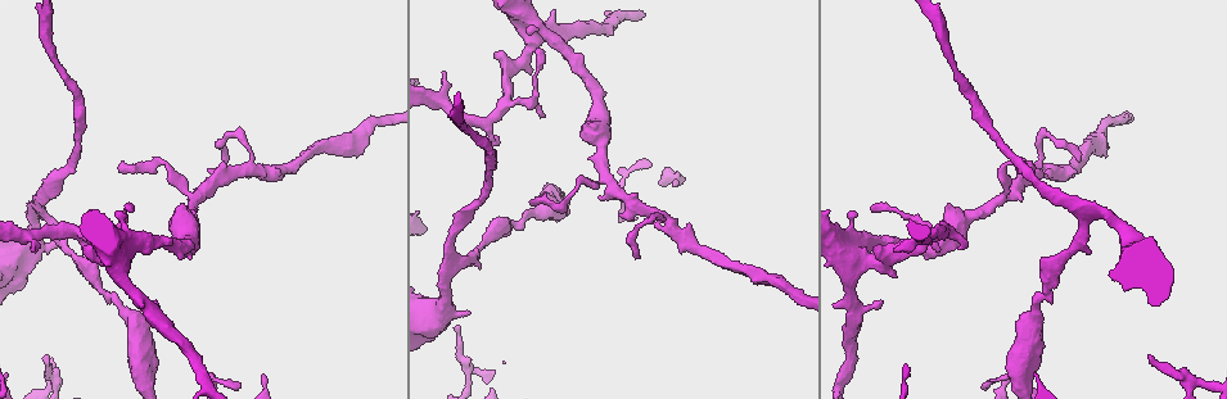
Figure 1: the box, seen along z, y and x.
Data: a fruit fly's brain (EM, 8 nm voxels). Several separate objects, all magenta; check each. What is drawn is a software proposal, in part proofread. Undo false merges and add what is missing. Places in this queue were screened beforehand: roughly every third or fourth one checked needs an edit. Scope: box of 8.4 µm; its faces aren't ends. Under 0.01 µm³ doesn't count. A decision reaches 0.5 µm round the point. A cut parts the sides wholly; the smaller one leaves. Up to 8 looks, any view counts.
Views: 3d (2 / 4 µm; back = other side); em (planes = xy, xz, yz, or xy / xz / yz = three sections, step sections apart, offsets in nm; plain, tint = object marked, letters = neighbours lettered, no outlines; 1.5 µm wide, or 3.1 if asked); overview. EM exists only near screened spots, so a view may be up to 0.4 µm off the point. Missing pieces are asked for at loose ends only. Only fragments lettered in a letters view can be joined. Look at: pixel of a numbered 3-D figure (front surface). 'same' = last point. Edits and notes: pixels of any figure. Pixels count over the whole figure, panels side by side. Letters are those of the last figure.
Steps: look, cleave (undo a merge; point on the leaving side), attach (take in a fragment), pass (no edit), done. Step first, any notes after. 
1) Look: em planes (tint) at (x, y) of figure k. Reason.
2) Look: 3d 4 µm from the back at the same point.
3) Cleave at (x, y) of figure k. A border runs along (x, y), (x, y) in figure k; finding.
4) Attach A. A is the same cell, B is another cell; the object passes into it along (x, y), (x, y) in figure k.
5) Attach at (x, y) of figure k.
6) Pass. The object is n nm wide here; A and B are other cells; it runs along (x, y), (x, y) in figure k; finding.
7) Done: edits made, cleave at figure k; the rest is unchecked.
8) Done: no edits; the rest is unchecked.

Look: em planes (tint) at (443, 72) of figure 1. An open end.

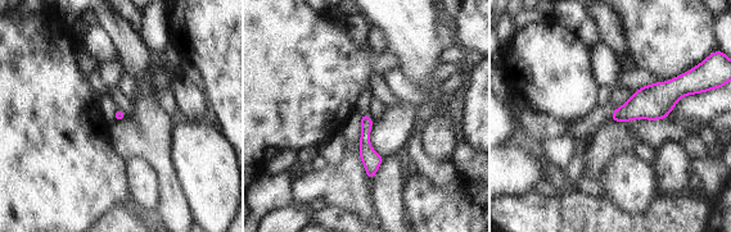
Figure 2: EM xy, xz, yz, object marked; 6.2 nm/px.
Look: em planes (letters) at the same point. See the neighbours.

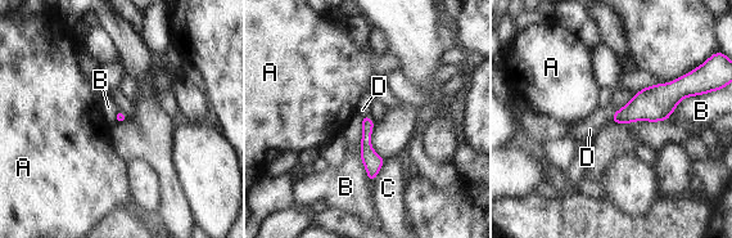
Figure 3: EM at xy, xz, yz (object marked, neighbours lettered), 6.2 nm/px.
Attach D. D is the same cell, A, B and C are other cells; the object passes into it along (650, 104), (613, 116), (590, 129) in figure 3; it goes on there.

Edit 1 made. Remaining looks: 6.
Look: 3d 4 µm at (55, 382) of figure 1.

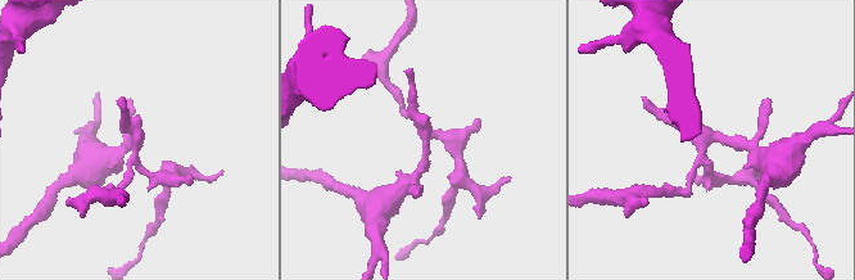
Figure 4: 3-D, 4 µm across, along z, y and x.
Look: em xz step 4 (tint) at (706, 140) of figure 4. Shape alone is not enough.

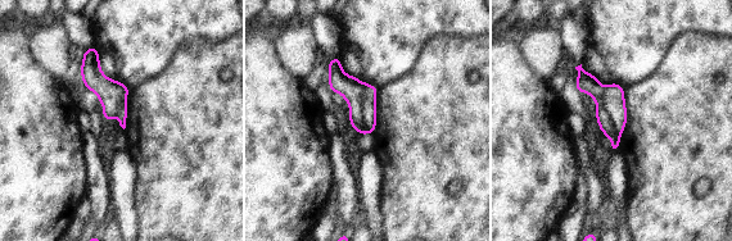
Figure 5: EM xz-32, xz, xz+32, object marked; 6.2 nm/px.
Look: em planes (letters) at the same point.

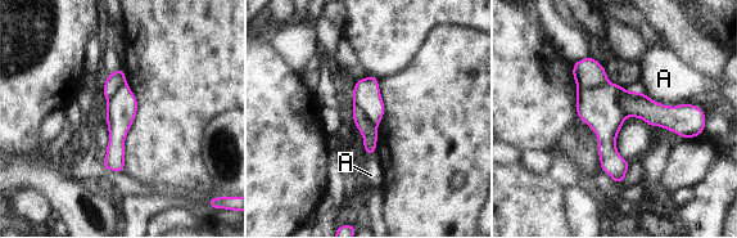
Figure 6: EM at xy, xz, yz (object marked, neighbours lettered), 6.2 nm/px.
Cleave at (588, 73) of figure 6. A is another cell; two neurons meet here.

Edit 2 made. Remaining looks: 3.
Look: 3d 2 µm at (1036, 165) of figure 1. A fork.

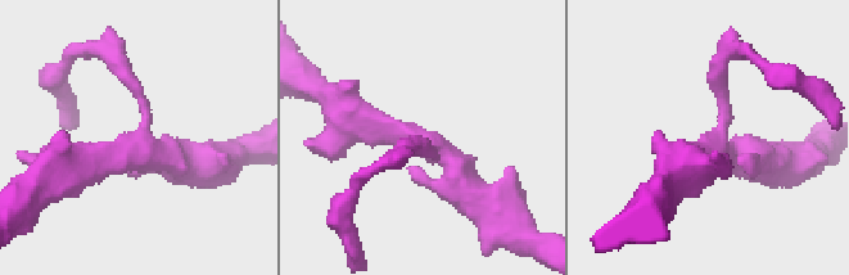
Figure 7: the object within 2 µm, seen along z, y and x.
Look: em yz step 8 (plain) at (135, 154) of figure 7.

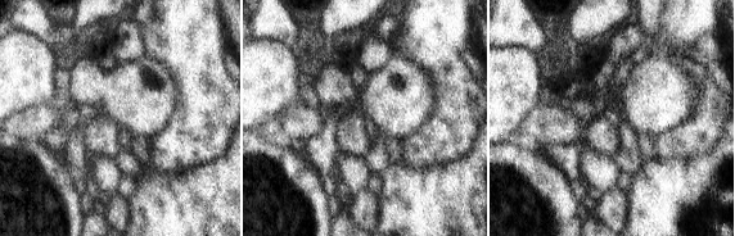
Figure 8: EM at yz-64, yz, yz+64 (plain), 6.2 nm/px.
Look: em yz step 8 (letters) at the same point. What lies round it.

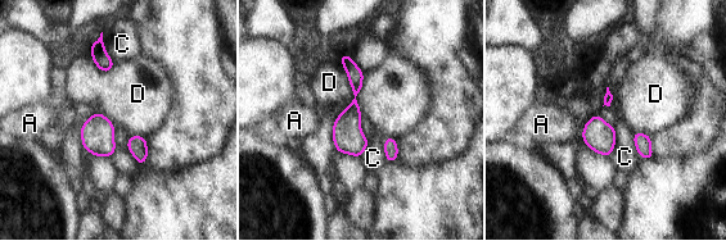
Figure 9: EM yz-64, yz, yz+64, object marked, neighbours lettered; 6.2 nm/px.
Pass. A, C and D are other cells; 3 arms meet here; one neuron here.

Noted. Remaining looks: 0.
Done: edits made, attach at figure 3, cleave at figure 6; the rest is unchecked.

